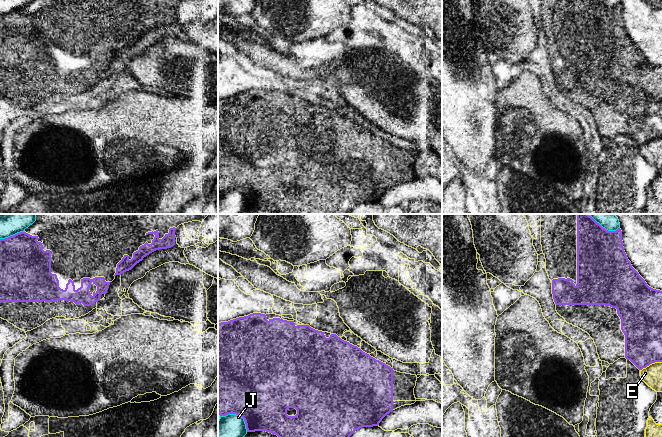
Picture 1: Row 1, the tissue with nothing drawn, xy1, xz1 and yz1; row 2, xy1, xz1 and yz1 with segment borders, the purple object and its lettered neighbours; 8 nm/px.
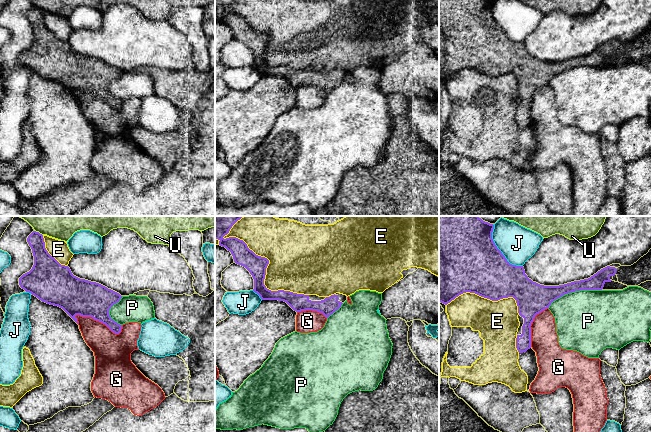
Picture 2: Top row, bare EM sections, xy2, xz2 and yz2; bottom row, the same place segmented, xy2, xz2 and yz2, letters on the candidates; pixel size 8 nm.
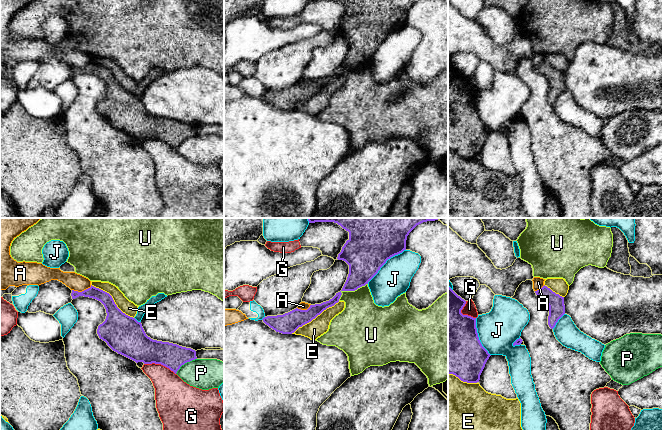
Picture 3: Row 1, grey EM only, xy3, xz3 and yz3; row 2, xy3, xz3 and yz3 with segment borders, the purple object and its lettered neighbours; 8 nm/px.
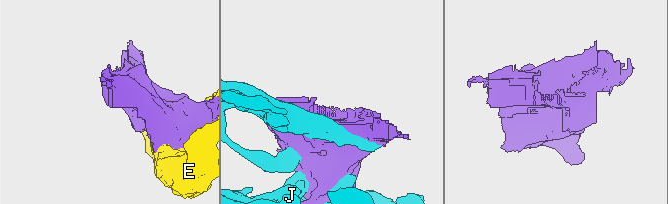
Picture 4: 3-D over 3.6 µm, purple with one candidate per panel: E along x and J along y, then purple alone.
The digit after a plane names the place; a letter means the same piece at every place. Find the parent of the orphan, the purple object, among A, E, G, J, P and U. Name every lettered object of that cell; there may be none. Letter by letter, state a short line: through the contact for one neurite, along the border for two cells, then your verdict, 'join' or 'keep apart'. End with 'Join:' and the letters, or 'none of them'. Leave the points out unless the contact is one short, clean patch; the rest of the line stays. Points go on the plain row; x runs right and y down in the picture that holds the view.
A: xy3 (91, 61), (81, 67), (72, 66) | keep apart
E: keep apart
G: keep apart
J: keep apart
P: keep apart
U: keep apart
Join: none of them

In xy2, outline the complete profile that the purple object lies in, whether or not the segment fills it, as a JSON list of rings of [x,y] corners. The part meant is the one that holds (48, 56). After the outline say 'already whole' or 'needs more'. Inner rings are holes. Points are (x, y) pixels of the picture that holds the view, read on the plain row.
[[[33,7],[27,14],[34,41],[19,54],[19,61],[42,78],[62,84],[77,100],[76,91],[92,93],[119,110],[122,101],[109,91],[110,84],[122,72],[107,63],[74,52],[68,42],[61,41],[45,24],[43,11]]]; already whole

